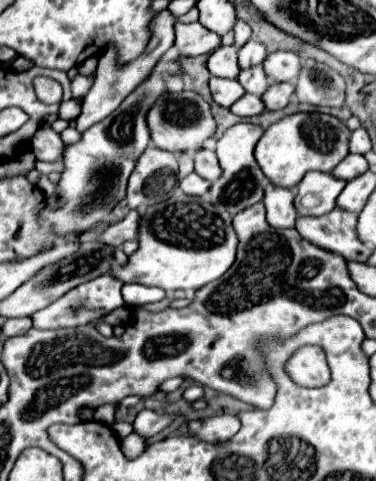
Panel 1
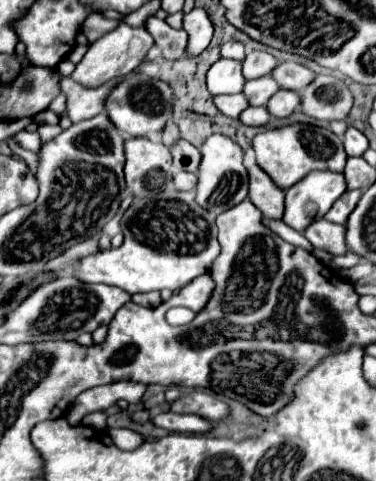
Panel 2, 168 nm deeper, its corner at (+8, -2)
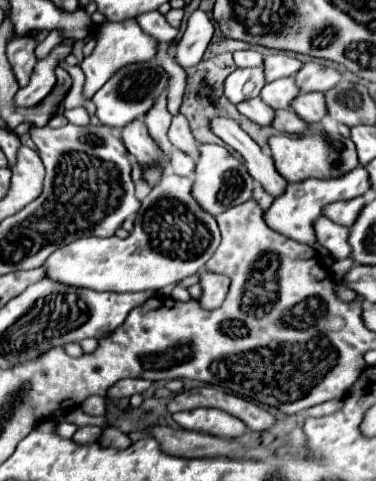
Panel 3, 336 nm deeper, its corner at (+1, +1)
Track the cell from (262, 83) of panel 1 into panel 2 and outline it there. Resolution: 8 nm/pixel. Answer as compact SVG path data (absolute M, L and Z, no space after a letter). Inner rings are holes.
M264 76L256 80L248 80L244 86L244 96L252 106L266 106L272 94L276 94L278 90L280 90L278 82L272 76Z

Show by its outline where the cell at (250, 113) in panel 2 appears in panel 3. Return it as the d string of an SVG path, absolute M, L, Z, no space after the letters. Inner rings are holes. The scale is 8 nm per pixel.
M283 109L283 111L275 111L273 123L271 127L275 127L281 133L307 133L307 123L297 117L291 109Z

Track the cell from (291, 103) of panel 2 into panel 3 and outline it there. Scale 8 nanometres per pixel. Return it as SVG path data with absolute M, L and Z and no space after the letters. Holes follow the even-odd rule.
M301 93L291 101L291 109L307 123L317 123L327 113L323 93Z

